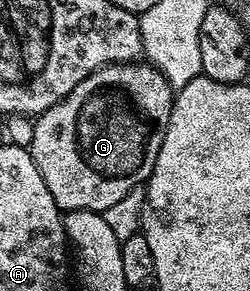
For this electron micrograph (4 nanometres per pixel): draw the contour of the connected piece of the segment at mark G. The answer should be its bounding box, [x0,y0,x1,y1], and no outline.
[29,60,173,212]

